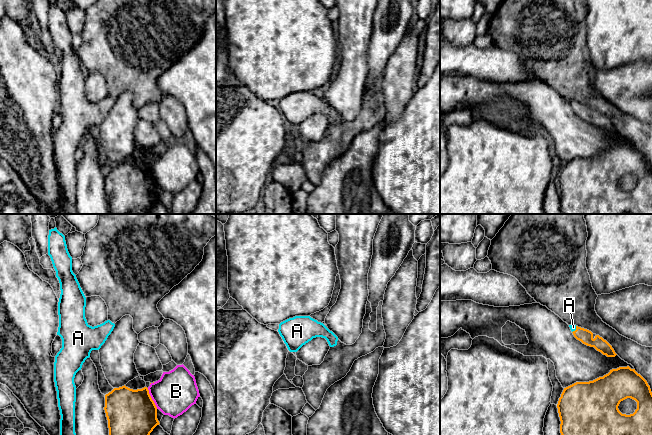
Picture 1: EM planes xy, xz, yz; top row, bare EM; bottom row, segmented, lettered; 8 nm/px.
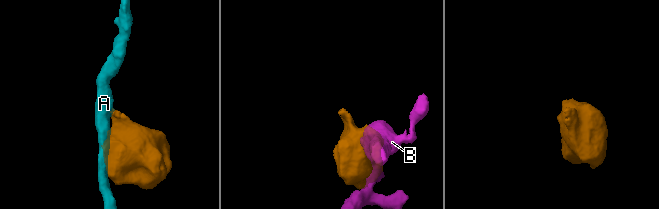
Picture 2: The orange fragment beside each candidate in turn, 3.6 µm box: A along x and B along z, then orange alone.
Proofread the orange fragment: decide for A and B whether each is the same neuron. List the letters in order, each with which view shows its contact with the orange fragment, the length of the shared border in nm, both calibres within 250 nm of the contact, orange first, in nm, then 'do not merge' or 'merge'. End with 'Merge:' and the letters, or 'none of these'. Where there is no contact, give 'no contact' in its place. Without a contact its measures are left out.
A: yz | 70 nm | 110/50 nm | merge
B: xy | 190 nm | 400/340 nm | do not merge
Merge: A

